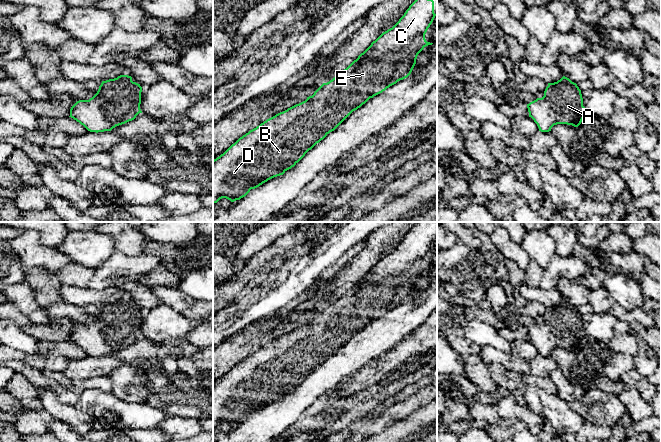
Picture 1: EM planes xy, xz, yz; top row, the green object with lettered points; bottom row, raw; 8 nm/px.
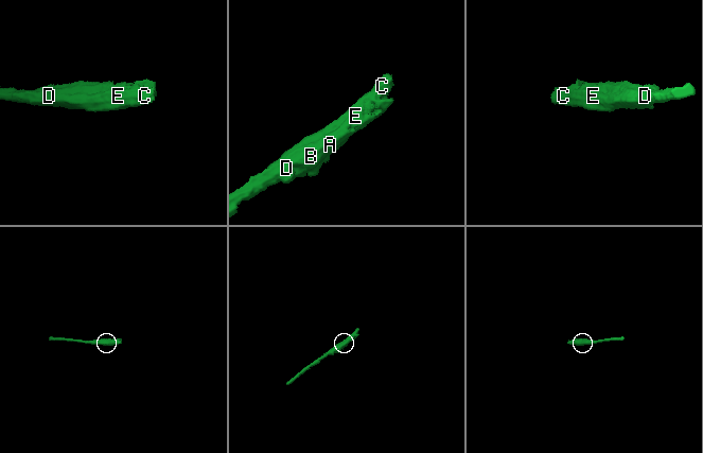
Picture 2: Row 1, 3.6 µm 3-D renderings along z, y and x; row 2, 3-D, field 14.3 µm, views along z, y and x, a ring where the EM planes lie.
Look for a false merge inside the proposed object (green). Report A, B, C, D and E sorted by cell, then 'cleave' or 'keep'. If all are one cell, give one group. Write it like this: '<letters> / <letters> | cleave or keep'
A B C D E | keep

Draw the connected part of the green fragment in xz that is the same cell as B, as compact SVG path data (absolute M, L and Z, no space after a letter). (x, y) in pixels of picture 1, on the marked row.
M415 0L409 8L406 10L404 15L399 19L399 21L390 29L383 32L371 45L361 53L356 60L354 60L346 69L344 69L339 75L335 76L332 80L327 83L323 83L312 96L307 97L307 99L299 104L296 104L287 110L276 114L275 116L267 119L261 123L256 128L250 130L248 133L240 137L234 144L232 144L223 154L213 160L213 204L217 203L220 199L226 198L231 202L240 200L245 197L251 189L255 189L267 182L268 180L283 175L287 170L294 167L304 156L311 150L317 143L323 140L330 132L334 131L353 111L360 108L365 104L370 98L382 93L390 86L396 84L398 81L407 78L415 64L418 54L428 45L433 43L427 42L425 39L425 34L432 24L436 14L434 13L434 1L433 0Z

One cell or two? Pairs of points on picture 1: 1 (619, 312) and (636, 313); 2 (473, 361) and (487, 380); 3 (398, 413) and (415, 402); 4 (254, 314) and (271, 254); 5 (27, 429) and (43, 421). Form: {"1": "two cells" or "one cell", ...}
{"1": "one cell", "2": "one cell", "3": "one cell", "4": "two cells", "5": "one cell"}

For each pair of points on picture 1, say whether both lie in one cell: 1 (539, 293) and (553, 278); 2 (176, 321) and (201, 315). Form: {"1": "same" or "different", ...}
{"1": "different", "2": "different"}

